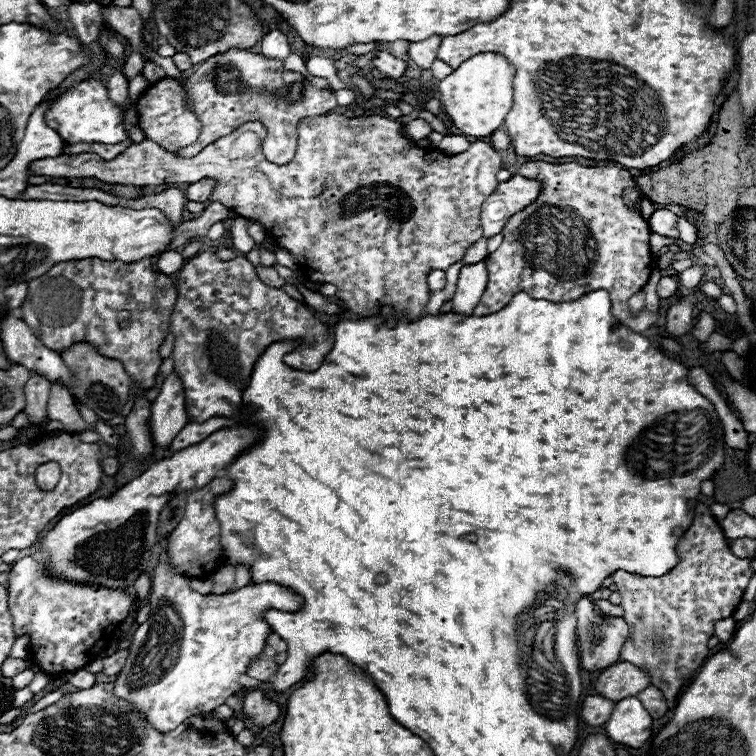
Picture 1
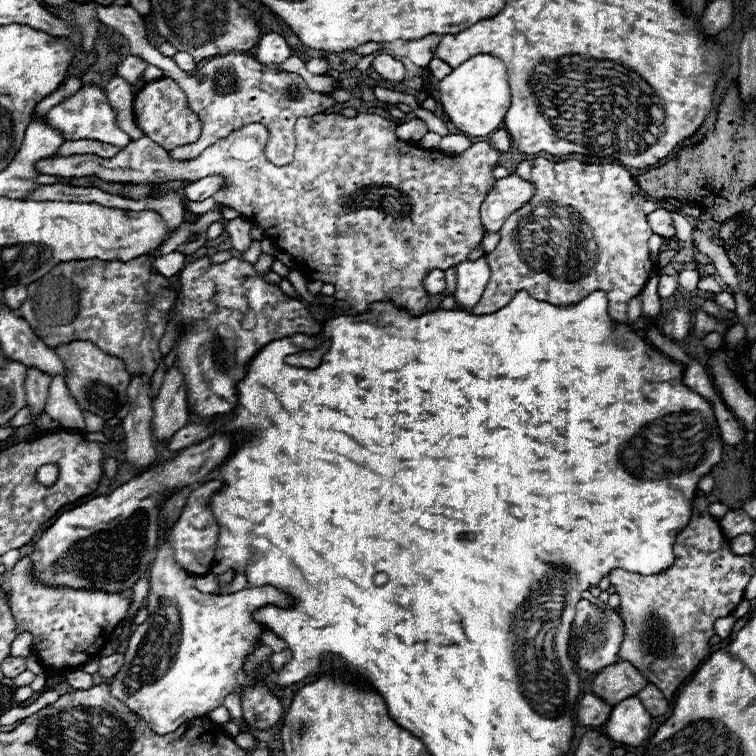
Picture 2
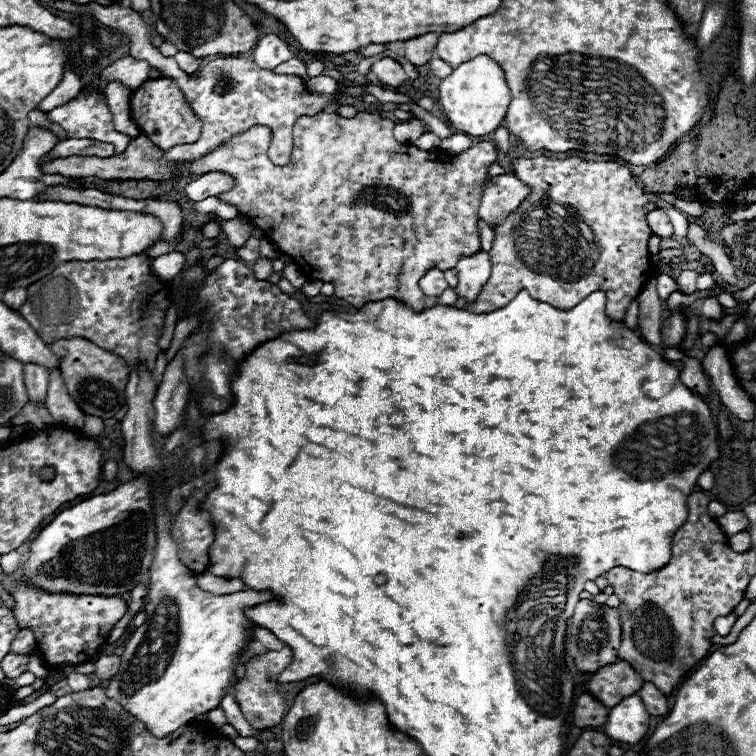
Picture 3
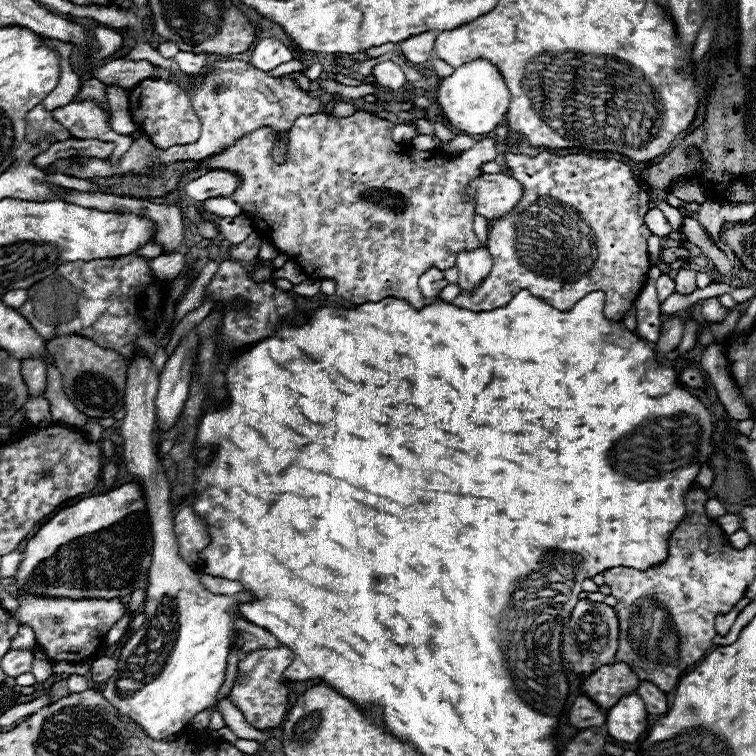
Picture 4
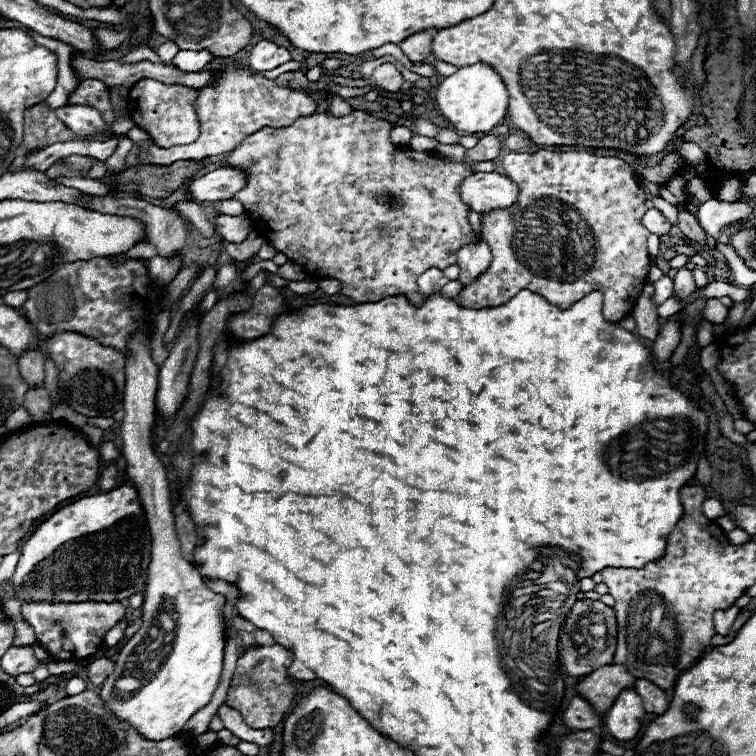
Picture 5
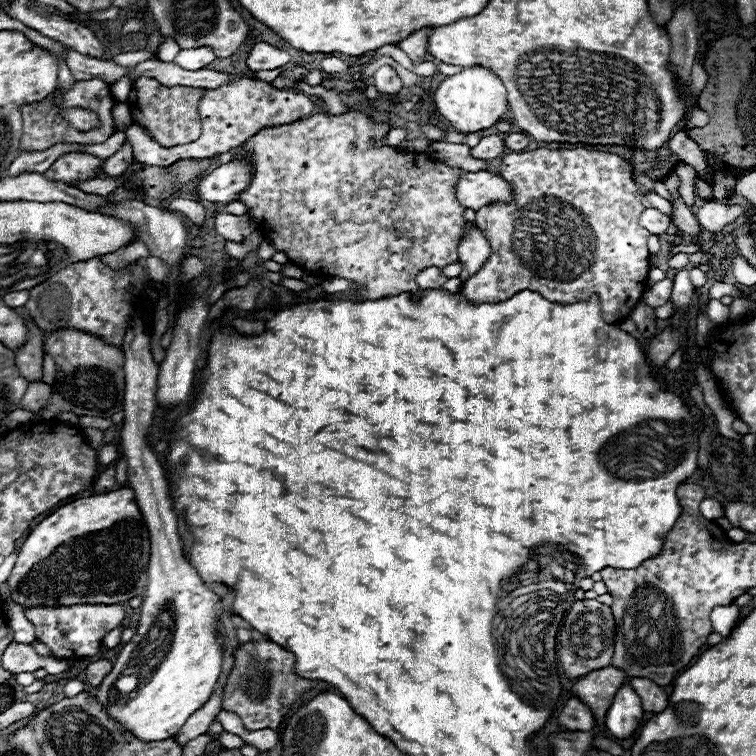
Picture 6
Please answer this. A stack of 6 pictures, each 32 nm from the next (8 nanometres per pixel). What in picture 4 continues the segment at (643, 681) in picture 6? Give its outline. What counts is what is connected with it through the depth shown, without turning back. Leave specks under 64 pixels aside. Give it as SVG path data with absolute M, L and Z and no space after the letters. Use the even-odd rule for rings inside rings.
M642 680L636 694L644 700L644 708L648 714L664 714L668 710L666 694L658 686L654 686L652 682Z

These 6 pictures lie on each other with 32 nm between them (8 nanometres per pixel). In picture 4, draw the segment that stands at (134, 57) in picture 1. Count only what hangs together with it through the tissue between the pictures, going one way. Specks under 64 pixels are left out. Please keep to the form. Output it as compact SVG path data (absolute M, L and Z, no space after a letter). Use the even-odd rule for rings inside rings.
M112 60L108 64L96 66L96 68L86 68L86 72L92 72L94 78L98 78L104 84L114 84L122 86L126 90L132 90L138 82L146 78L156 78L156 80L166 80L166 82L178 82L178 76L170 74L170 70L164 70L160 66L152 66L146 60L140 62L130 62L130 60Z

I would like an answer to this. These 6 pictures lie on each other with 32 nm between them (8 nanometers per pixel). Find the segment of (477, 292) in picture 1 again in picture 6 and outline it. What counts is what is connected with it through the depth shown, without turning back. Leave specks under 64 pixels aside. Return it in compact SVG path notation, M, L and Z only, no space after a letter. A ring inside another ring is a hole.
M466 222L466 232L458 244L458 260L462 262L460 280L464 282L468 276L476 274L476 270L480 270L488 254L490 254L488 238L482 234L482 230L476 224Z

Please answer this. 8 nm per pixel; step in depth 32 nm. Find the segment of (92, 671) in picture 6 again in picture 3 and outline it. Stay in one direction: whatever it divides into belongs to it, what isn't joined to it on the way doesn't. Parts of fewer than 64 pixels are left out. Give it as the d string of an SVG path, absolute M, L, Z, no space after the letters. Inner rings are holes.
M100 656L94 664L96 664L94 676L98 680L110 680L120 668L120 656Z

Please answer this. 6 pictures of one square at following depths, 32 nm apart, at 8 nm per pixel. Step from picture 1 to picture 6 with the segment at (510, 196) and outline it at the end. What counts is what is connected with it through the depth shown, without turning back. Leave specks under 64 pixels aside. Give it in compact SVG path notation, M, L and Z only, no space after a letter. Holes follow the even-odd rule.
M464 172L456 182L458 204L478 210L492 200L510 200L510 186L492 172Z

